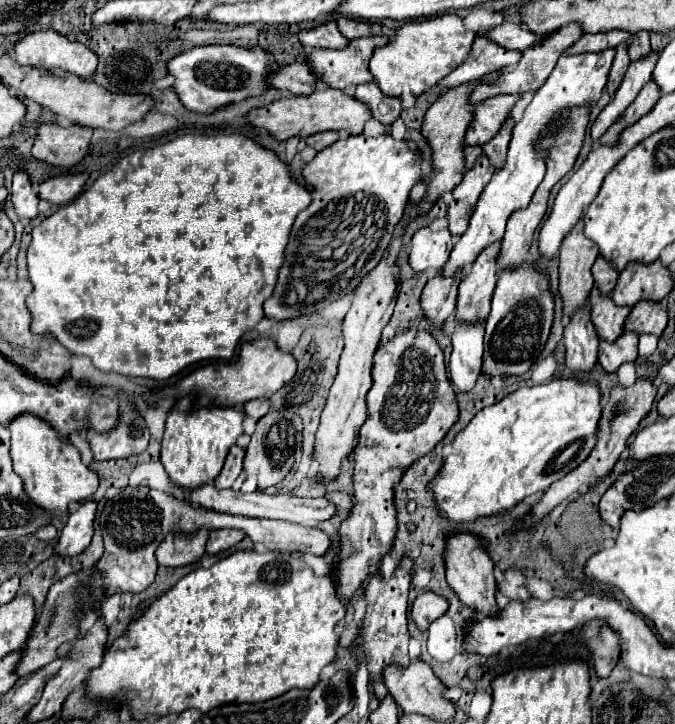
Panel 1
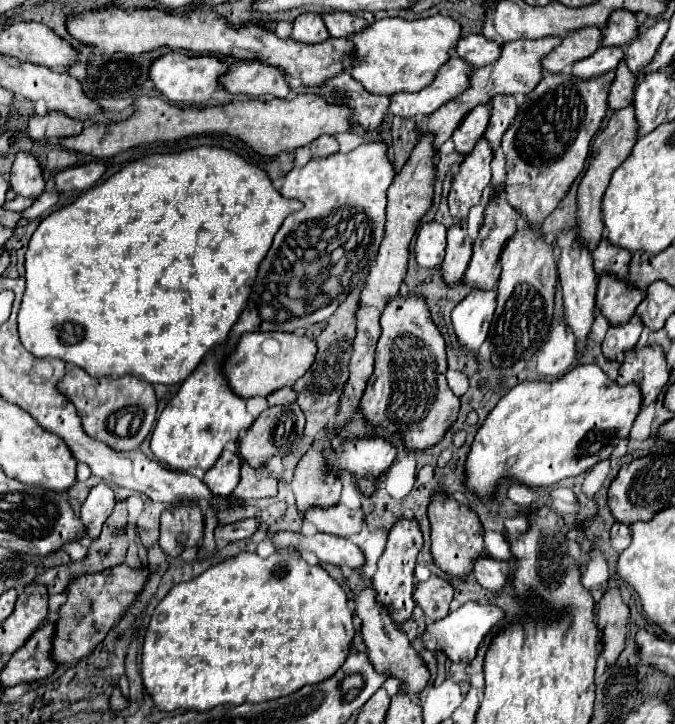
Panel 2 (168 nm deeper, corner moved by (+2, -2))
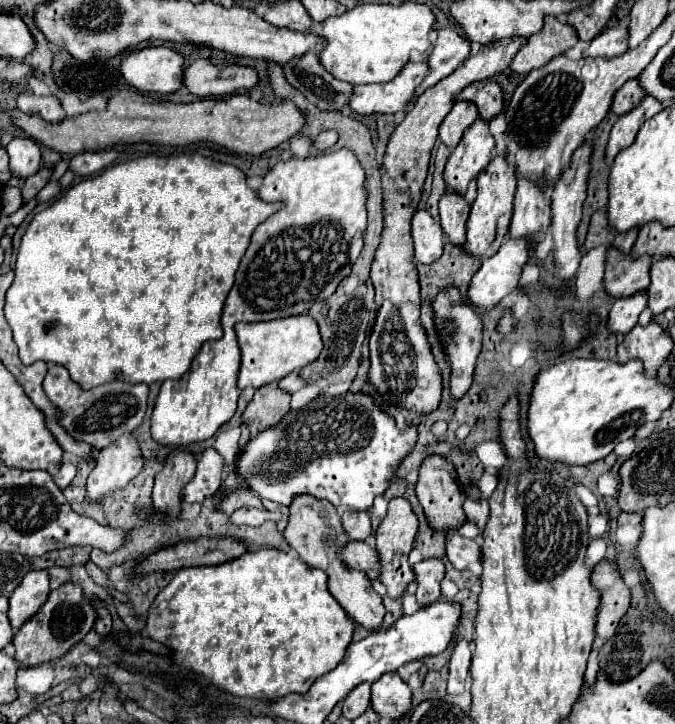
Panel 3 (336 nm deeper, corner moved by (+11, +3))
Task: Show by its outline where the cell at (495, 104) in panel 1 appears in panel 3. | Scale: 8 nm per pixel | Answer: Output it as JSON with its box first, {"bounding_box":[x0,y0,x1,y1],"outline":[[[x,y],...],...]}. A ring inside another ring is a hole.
{"bounding_box":[439,101,479,149],"outline":[[[457,101],[449,115],[443,119],[441,127],[439,127],[439,139],[449,147],[449,149],[455,149],[457,143],[461,141],[461,135],[463,131],[475,123],[475,119],[479,117],[477,113],[477,107],[469,101]]]}

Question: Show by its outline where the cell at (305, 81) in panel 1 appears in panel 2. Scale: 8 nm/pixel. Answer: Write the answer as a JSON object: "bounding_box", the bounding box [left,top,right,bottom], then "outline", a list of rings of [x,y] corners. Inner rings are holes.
{"bounding_box":[222,62,290,98],"outline":[[[262,62],[238,64],[236,68],[230,70],[230,74],[222,78],[222,84],[230,94],[250,94],[256,98],[262,94],[274,94],[276,98],[286,98],[290,92],[284,70]]]}

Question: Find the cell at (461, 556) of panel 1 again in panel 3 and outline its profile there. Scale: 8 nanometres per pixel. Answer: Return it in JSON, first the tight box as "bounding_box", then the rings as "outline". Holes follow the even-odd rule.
{"bounding_box":[417,455,465,533],"outline":[[[429,455],[425,457],[425,461],[419,467],[419,481],[417,481],[417,499],[423,505],[423,511],[427,515],[427,521],[433,529],[443,529],[447,533],[459,529],[465,521],[465,513],[461,509],[463,501],[465,501],[465,491],[457,479],[455,467],[449,459],[441,457],[441,455]]]}

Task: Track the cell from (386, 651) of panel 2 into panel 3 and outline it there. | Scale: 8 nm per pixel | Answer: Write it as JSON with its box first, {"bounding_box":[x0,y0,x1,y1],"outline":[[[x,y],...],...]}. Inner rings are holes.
{"bounding_box":[285,495,385,631],"outline":[[[309,495],[295,497],[289,511],[291,511],[291,517],[289,517],[289,525],[285,529],[287,543],[295,549],[295,553],[309,567],[315,567],[315,569],[321,569],[327,573],[329,593],[341,603],[341,607],[349,613],[349,617],[353,617],[355,623],[359,623],[371,631],[379,629],[383,615],[385,615],[381,597],[377,595],[377,591],[373,589],[371,581],[367,579],[367,575],[363,571],[349,569],[349,565],[345,565],[341,561],[341,557],[337,555],[337,551],[349,541],[349,535],[345,533],[345,529],[341,525],[341,515],[337,515],[339,511],[329,501],[319,501]]]}

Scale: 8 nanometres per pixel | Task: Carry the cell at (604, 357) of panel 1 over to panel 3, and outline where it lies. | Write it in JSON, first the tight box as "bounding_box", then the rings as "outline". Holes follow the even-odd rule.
{"bounding_box":[609,291,647,335],"outline":[[[639,291],[635,295],[629,295],[629,297],[623,297],[623,299],[617,299],[613,303],[611,313],[609,313],[609,329],[613,333],[625,335],[629,329],[633,329],[637,325],[639,313],[645,307],[647,307],[645,291]]]}

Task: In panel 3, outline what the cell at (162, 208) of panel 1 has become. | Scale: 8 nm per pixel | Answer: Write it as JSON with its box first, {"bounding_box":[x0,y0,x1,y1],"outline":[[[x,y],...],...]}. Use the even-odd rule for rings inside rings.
{"bounding_box":[5,153,281,389],"outline":[[[183,153],[171,157],[157,157],[157,155],[137,157],[133,161],[117,163],[99,175],[75,183],[65,191],[63,197],[59,197],[55,203],[51,203],[47,209],[39,211],[33,217],[21,239],[15,263],[15,281],[7,291],[7,305],[5,305],[5,317],[13,329],[13,339],[19,347],[21,361],[25,365],[31,365],[35,361],[53,361],[57,365],[63,365],[73,377],[73,381],[81,385],[81,389],[91,389],[109,381],[151,385],[155,381],[183,377],[193,357],[197,355],[201,343],[223,337],[223,329],[219,323],[223,301],[233,285],[235,271],[249,245],[251,233],[255,231],[257,225],[261,225],[267,217],[277,213],[279,209],[281,203],[265,203],[255,195],[253,189],[247,187],[245,173],[241,169],[201,157],[199,153]]]}

